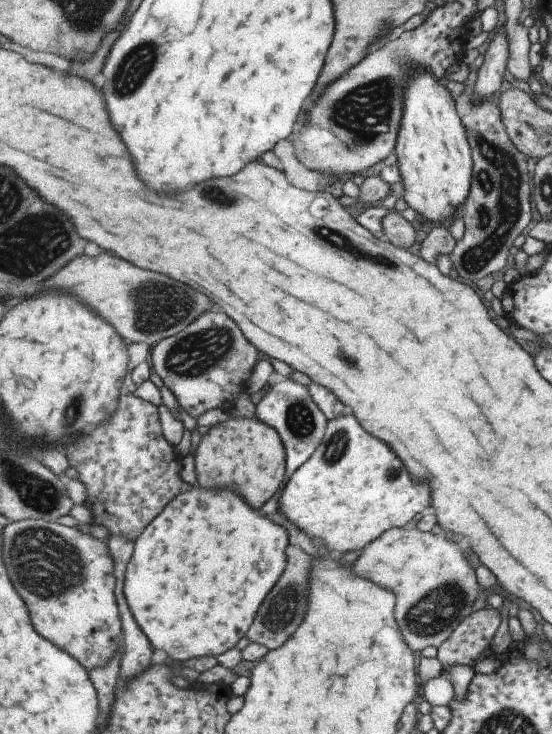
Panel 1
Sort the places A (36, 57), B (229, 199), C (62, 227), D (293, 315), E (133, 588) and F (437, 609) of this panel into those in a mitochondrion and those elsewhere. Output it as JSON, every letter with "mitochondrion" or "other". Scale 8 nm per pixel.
{"A":"other","B":"mitochondrion","C":"mitochondrion","D":"other","E":"other","F":"mitochondrion"}

